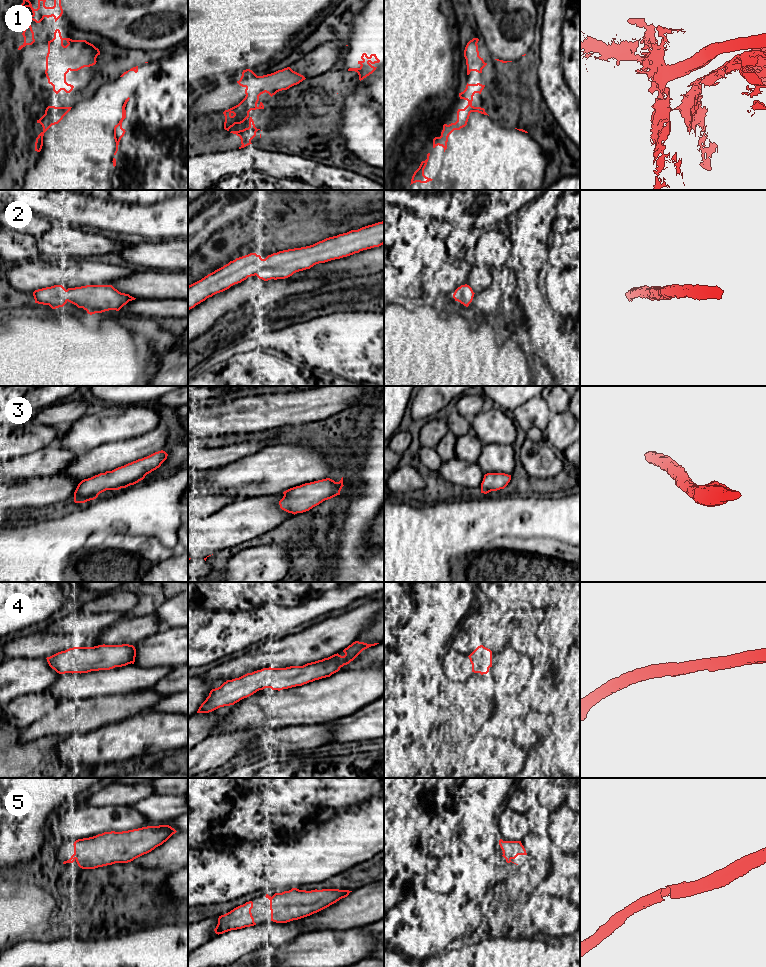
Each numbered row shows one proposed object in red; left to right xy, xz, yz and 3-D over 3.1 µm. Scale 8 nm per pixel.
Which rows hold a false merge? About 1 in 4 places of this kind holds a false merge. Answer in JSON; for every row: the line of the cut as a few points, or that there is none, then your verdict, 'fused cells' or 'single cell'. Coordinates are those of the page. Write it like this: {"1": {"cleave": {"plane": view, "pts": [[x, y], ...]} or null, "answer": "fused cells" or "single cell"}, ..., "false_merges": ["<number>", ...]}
{"1": {"cleave": {"plane": "xy", "pts": [[72, 40], [69, 45], [68, 69]]}, "answer": "fused cells"}, "2": {"cleave": null, "answer": "single cell"}, "3": {"cleave": null, "answer": "single cell"}, "4": {"cleave": null, "answer": "single cell"}, "5": {"cleave": null, "answer": "single cell"}, "false_merges": ["1"]}

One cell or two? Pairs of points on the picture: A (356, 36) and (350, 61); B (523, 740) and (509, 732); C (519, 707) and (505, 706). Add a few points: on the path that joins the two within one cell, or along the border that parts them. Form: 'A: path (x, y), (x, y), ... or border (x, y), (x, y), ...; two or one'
A: path (356, 42), (356, 55); one
B: path (519, 736), (516, 729), (513, 729); one
C: path (516, 707), (508, 707); one

